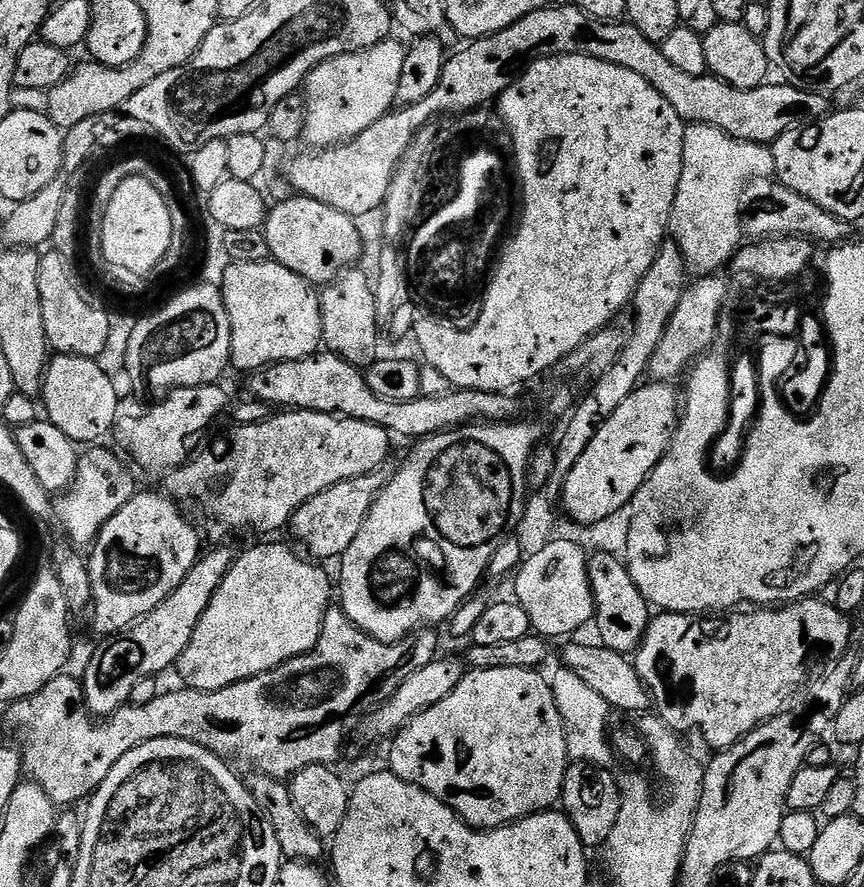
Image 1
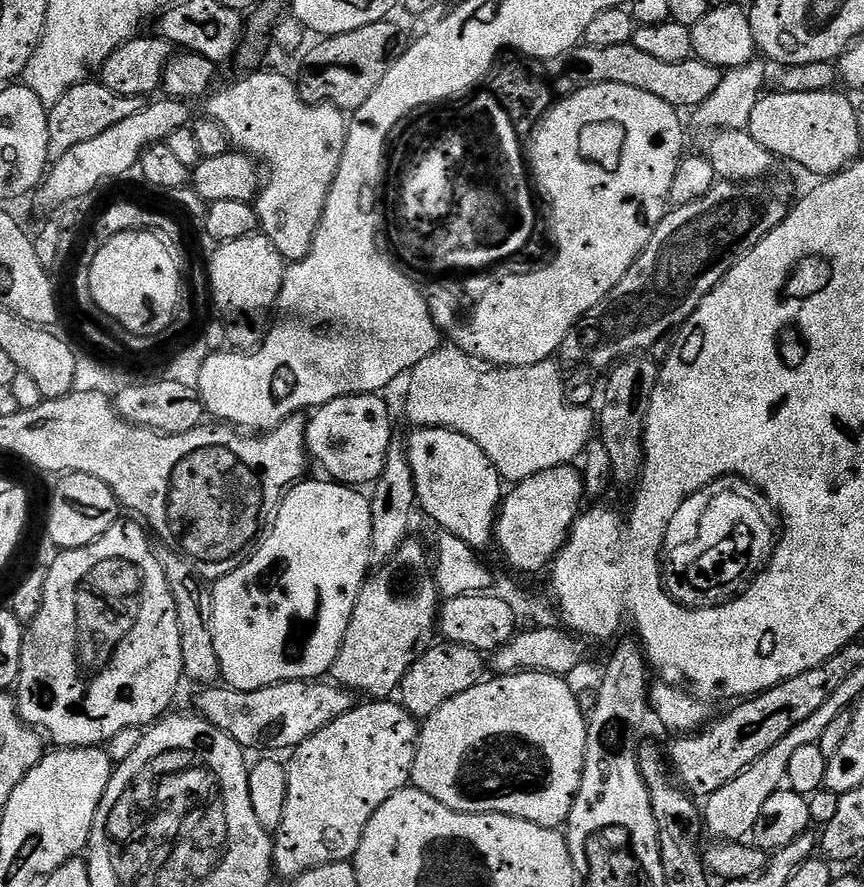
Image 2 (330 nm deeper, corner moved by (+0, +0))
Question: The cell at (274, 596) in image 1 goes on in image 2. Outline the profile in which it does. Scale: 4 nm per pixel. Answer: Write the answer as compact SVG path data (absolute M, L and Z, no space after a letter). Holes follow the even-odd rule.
M319 478L320 480L301 479L292 485L287 492L283 493L280 507L275 509L270 527L266 535L259 541L258 547L252 555L245 560L242 566L238 566L230 574L226 574L220 580L211 585L212 593L212 621L208 627L214 638L214 650L218 654L220 663L220 674L223 683L230 688L238 690L258 690L271 684L282 684L286 680L307 680L309 682L319 681L331 673L334 662L338 658L338 650L346 638L346 630L350 626L350 618L354 614L356 599L364 581L370 575L372 564L372 543L370 542L370 506L371 499L364 496L363 491L347 484L338 484L334 480Z

